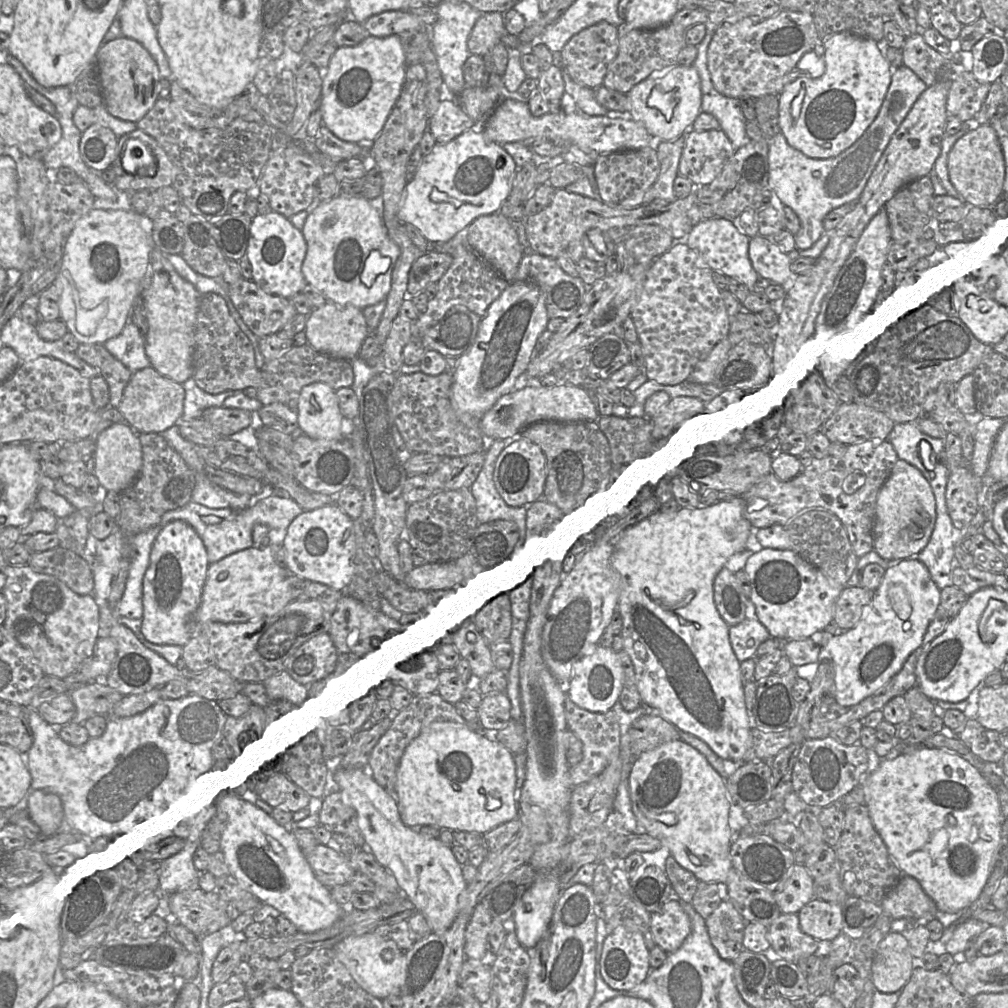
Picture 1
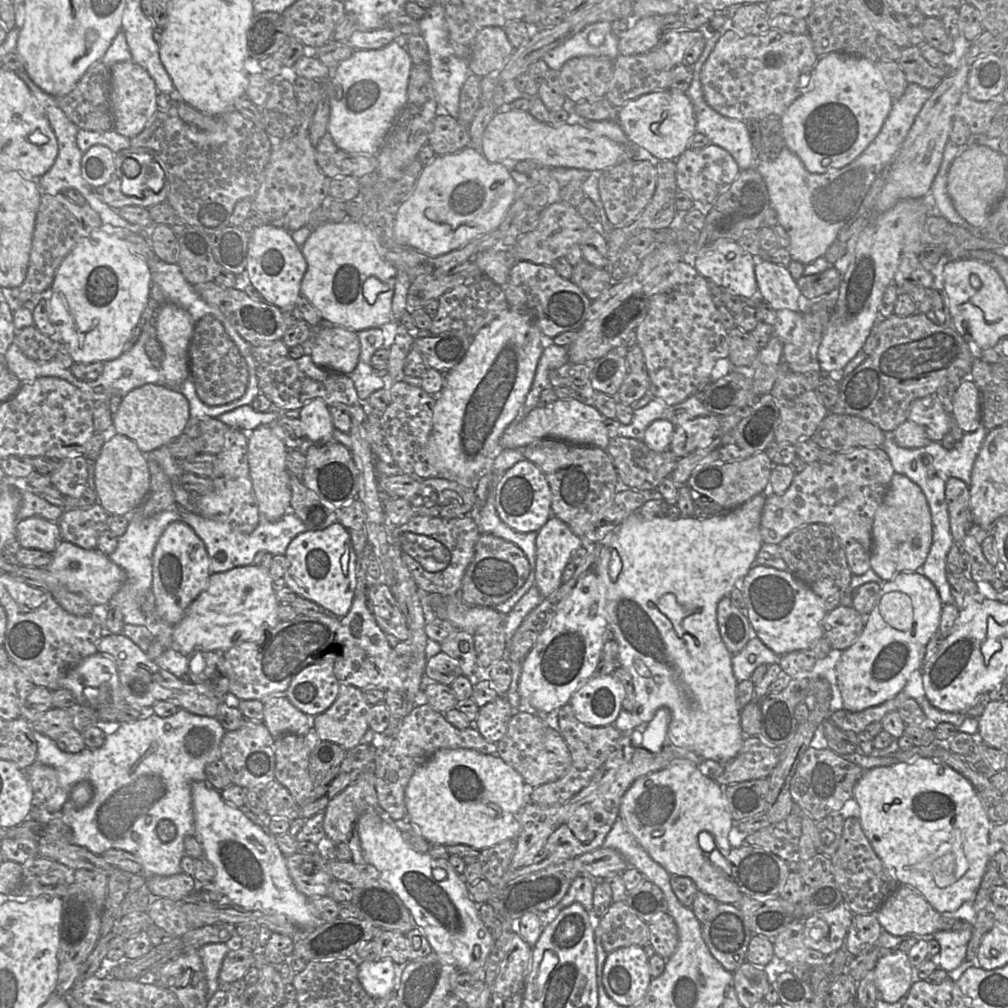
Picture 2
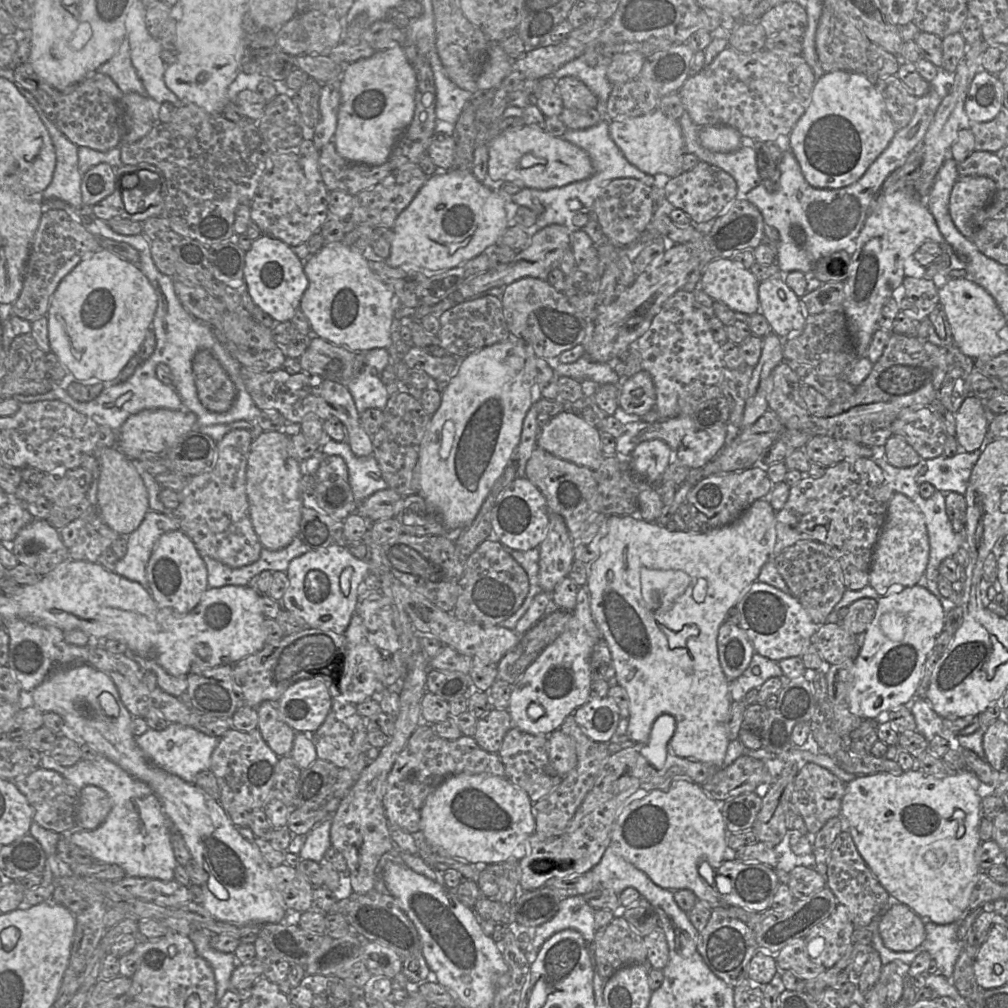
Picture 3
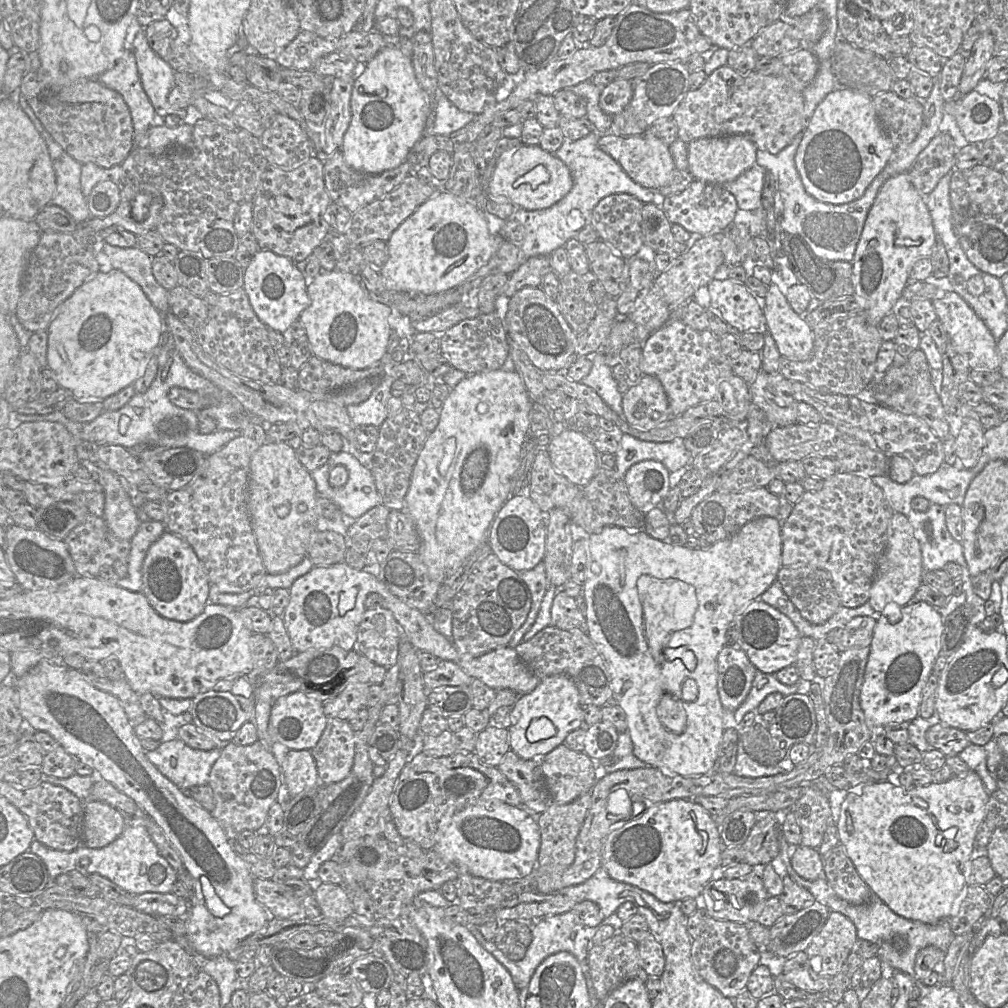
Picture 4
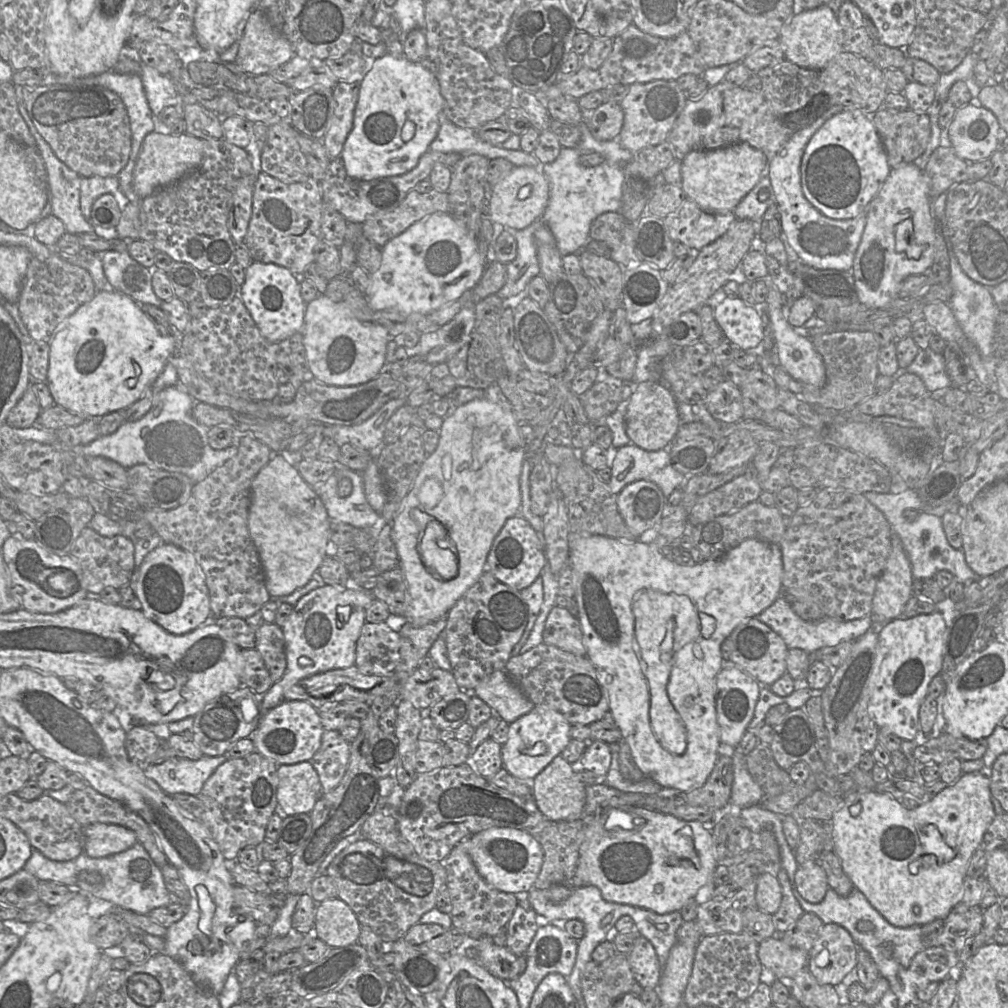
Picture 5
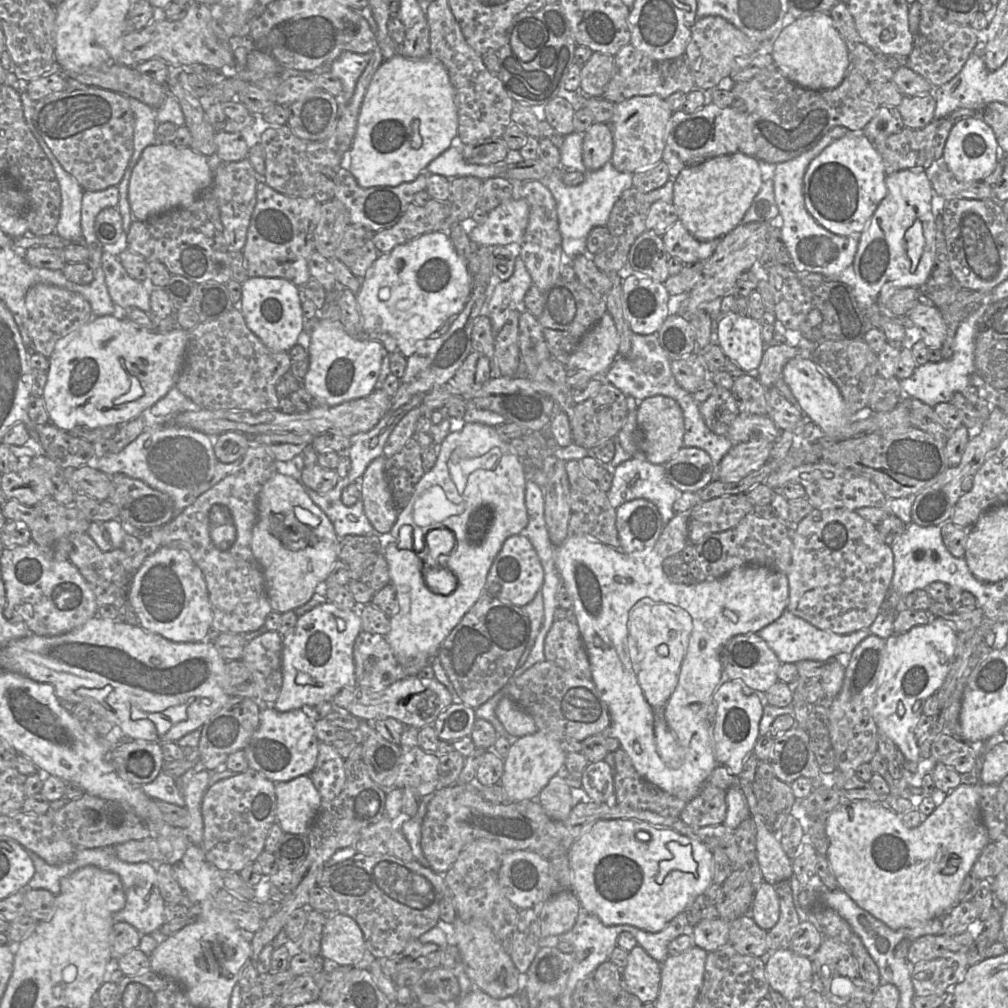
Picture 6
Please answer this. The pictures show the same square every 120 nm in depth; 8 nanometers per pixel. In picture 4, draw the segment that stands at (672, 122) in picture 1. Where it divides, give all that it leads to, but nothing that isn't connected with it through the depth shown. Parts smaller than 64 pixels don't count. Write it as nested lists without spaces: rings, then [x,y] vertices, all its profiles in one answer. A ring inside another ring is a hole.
[[[648,129],[642,134],[633,136],[603,133],[598,146],[619,164],[635,183],[647,189],[659,190],[667,186],[676,170],[669,146],[650,133]]]

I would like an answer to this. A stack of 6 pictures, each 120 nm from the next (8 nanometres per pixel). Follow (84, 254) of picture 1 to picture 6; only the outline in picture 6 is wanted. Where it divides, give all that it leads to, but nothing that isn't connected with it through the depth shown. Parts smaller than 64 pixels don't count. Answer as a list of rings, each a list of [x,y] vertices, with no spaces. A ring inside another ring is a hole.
[[[114,314],[94,316],[80,329],[60,339],[49,358],[50,369],[43,398],[50,423],[70,431],[77,425],[100,428],[124,424],[137,418],[176,386],[187,343],[188,332],[181,328],[160,333]]]

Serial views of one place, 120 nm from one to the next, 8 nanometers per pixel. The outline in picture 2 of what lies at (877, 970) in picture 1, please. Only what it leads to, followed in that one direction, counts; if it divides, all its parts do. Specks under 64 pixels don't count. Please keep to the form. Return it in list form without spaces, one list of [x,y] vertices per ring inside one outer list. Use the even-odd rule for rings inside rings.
[[[883,951],[873,970],[878,997],[884,1002],[895,1003],[907,995],[912,985],[912,966],[906,952]]]

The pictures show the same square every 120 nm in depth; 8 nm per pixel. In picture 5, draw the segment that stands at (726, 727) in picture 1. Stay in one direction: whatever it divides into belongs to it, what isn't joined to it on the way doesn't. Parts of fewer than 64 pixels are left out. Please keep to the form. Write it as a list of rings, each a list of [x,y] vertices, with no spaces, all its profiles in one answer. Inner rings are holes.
[[[571,533],[569,551],[568,564],[572,567],[575,576],[575,599],[579,610],[578,619],[582,627],[586,656],[594,665],[598,679],[606,689],[609,697],[609,710],[621,731],[622,741],[628,744],[633,760],[644,777],[652,779],[662,787],[677,789],[685,793],[700,788],[707,781],[716,765],[717,758],[723,753],[716,717],[716,677],[724,667],[721,644],[737,626],[760,615],[781,596],[783,560],[780,546],[757,539],[747,539],[718,560],[705,560],[700,564],[685,566],[667,559],[658,551],[654,542],[644,543],[639,539],[634,542],[623,542],[602,535]]]

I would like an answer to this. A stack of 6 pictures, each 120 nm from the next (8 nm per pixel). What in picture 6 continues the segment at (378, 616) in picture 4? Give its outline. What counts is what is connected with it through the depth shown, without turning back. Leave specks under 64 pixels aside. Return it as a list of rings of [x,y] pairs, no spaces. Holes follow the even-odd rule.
[[[361,631],[353,646],[357,685],[370,691],[382,691],[409,676],[417,676],[434,658],[415,658],[399,664],[385,635]]]

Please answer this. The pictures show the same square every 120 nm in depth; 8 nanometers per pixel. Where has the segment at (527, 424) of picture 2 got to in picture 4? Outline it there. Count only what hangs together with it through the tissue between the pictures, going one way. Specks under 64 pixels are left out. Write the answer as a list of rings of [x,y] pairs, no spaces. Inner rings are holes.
[[[564,429],[553,437],[547,452],[555,469],[570,482],[585,487],[597,469],[597,450],[594,444],[575,429]]]

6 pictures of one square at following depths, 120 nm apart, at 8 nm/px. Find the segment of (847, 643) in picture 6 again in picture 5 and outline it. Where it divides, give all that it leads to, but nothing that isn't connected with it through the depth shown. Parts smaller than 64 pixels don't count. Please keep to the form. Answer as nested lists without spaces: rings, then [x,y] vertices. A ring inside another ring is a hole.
[[[783,596],[778,597],[757,618],[777,633],[789,650],[797,648],[809,654],[820,648],[835,646],[844,641],[855,641],[864,635],[873,624],[869,615],[851,621],[841,621],[831,617],[825,617],[815,622],[804,621],[792,610],[790,604]]]

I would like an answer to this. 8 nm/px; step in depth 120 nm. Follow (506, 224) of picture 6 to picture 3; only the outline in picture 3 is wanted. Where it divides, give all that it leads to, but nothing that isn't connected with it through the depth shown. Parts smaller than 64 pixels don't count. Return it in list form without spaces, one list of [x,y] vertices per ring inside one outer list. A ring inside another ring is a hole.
[[[514,126],[501,132],[488,146],[488,176],[496,185],[513,183],[520,188],[548,190],[590,177],[594,172],[588,154],[562,137],[554,137],[538,126]]]

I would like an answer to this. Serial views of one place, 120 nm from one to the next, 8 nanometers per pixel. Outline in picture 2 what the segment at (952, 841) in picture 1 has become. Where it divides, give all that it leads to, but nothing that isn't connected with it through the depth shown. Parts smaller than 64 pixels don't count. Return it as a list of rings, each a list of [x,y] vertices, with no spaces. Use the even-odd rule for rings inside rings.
[[[920,757],[913,762],[899,762],[864,771],[854,786],[853,798],[855,798],[860,808],[859,820],[864,834],[871,843],[875,853],[899,884],[908,885],[918,890],[927,902],[941,914],[955,912],[964,903],[975,898],[988,864],[990,822],[973,785],[968,779],[951,767],[941,764],[933,758]]]

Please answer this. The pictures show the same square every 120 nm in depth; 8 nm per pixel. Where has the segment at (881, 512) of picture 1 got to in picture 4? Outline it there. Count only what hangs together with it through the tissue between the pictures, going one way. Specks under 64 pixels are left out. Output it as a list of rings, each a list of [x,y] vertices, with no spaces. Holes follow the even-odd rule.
[[[894,512],[889,524],[886,548],[879,559],[870,588],[869,604],[879,613],[891,602],[899,606],[907,605],[922,584],[922,574],[922,554],[913,527],[907,516]]]

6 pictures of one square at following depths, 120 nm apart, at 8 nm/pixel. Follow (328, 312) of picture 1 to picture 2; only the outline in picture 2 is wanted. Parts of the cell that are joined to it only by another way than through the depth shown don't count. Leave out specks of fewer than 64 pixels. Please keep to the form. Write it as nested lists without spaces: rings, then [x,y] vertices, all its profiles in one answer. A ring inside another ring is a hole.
[[[322,319],[319,326],[311,328],[318,329],[315,333],[311,357],[313,362],[326,370],[350,375],[357,366],[360,354],[360,341],[358,333],[340,326],[324,323]]]

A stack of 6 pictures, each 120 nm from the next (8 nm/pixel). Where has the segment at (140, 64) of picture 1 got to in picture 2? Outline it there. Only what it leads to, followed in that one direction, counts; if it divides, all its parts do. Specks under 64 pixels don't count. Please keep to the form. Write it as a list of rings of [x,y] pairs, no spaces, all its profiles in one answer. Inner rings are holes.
[[[132,60],[113,64],[110,73],[110,105],[114,129],[127,138],[133,138],[143,131],[157,111],[159,92],[148,72]]]

